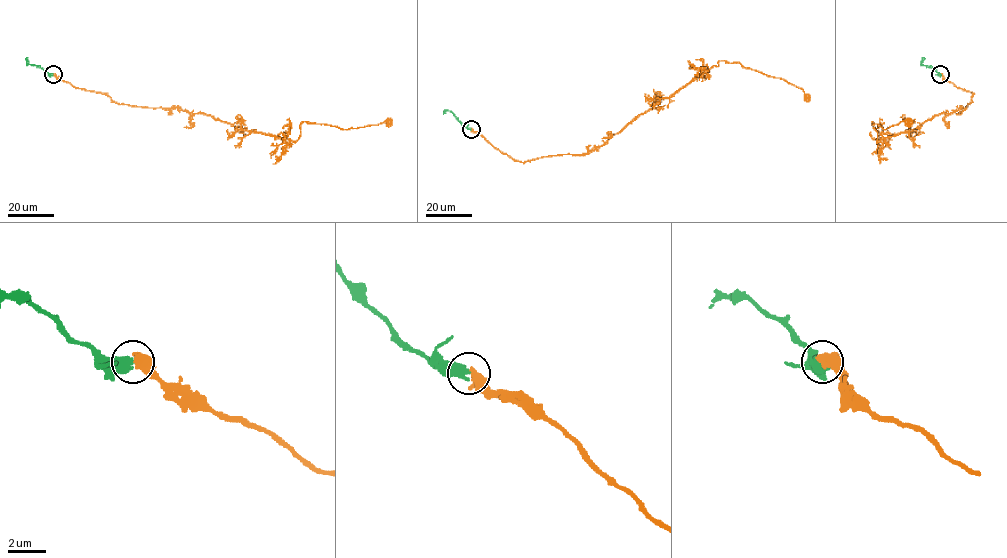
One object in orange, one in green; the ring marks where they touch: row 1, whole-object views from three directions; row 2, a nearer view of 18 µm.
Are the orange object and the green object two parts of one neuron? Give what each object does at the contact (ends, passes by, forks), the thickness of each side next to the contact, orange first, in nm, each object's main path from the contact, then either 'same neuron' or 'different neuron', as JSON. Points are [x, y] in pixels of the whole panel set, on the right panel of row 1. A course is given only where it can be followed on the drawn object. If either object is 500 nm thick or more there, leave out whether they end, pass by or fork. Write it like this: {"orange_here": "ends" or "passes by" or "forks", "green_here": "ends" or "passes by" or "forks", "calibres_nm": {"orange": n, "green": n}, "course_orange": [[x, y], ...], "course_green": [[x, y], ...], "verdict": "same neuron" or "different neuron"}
{"calibres_nm": {"orange": 400, "green": 550}, "course_orange": [[940, 74], [971, 92], [970, 102], [876, 141], [871, 121], [884, 129], [909, 123]], "course_green": [[940, 74], [922, 64], [924, 58]], "verdict": "same neuron"}

